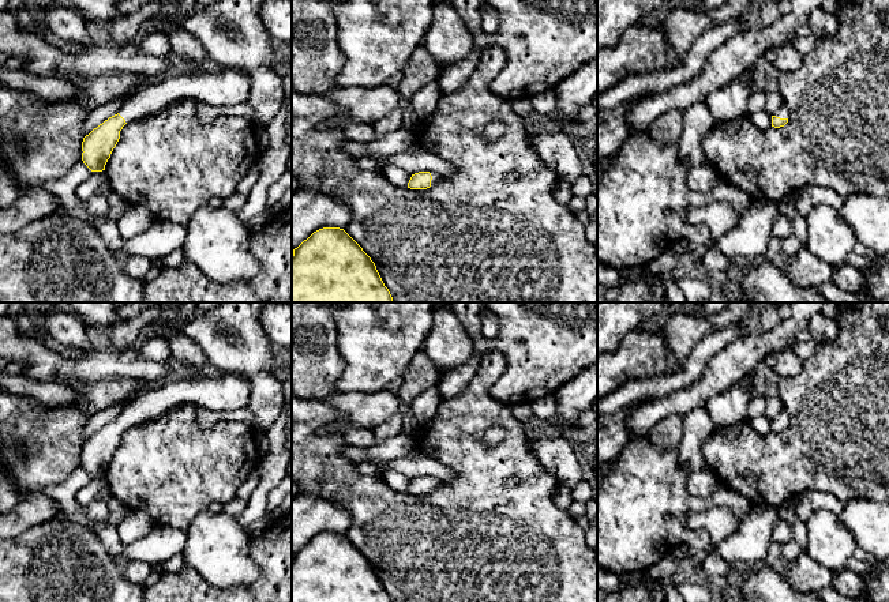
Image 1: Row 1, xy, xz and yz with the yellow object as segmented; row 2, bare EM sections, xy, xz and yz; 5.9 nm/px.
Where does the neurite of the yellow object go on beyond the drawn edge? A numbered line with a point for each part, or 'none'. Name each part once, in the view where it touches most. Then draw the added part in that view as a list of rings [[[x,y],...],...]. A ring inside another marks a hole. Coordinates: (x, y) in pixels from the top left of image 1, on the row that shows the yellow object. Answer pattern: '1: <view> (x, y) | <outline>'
1: yz (783, 112) | [[[784,102],[784,104],[774,112],[773,116],[780,117],[780,118],[789,118],[789,114],[791,114],[791,112],[789,112],[787,104]]]

